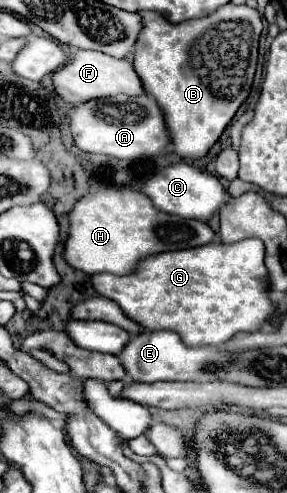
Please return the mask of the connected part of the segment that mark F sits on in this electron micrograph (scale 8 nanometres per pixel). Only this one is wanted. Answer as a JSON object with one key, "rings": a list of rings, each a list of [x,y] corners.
{"rings":[[[73,50],[71,60],[51,74],[51,82],[55,94],[69,104],[79,104],[79,100],[105,98],[115,94],[129,94],[129,96],[143,94],[139,76],[135,74],[133,66],[127,60],[117,60],[95,50]]]}

